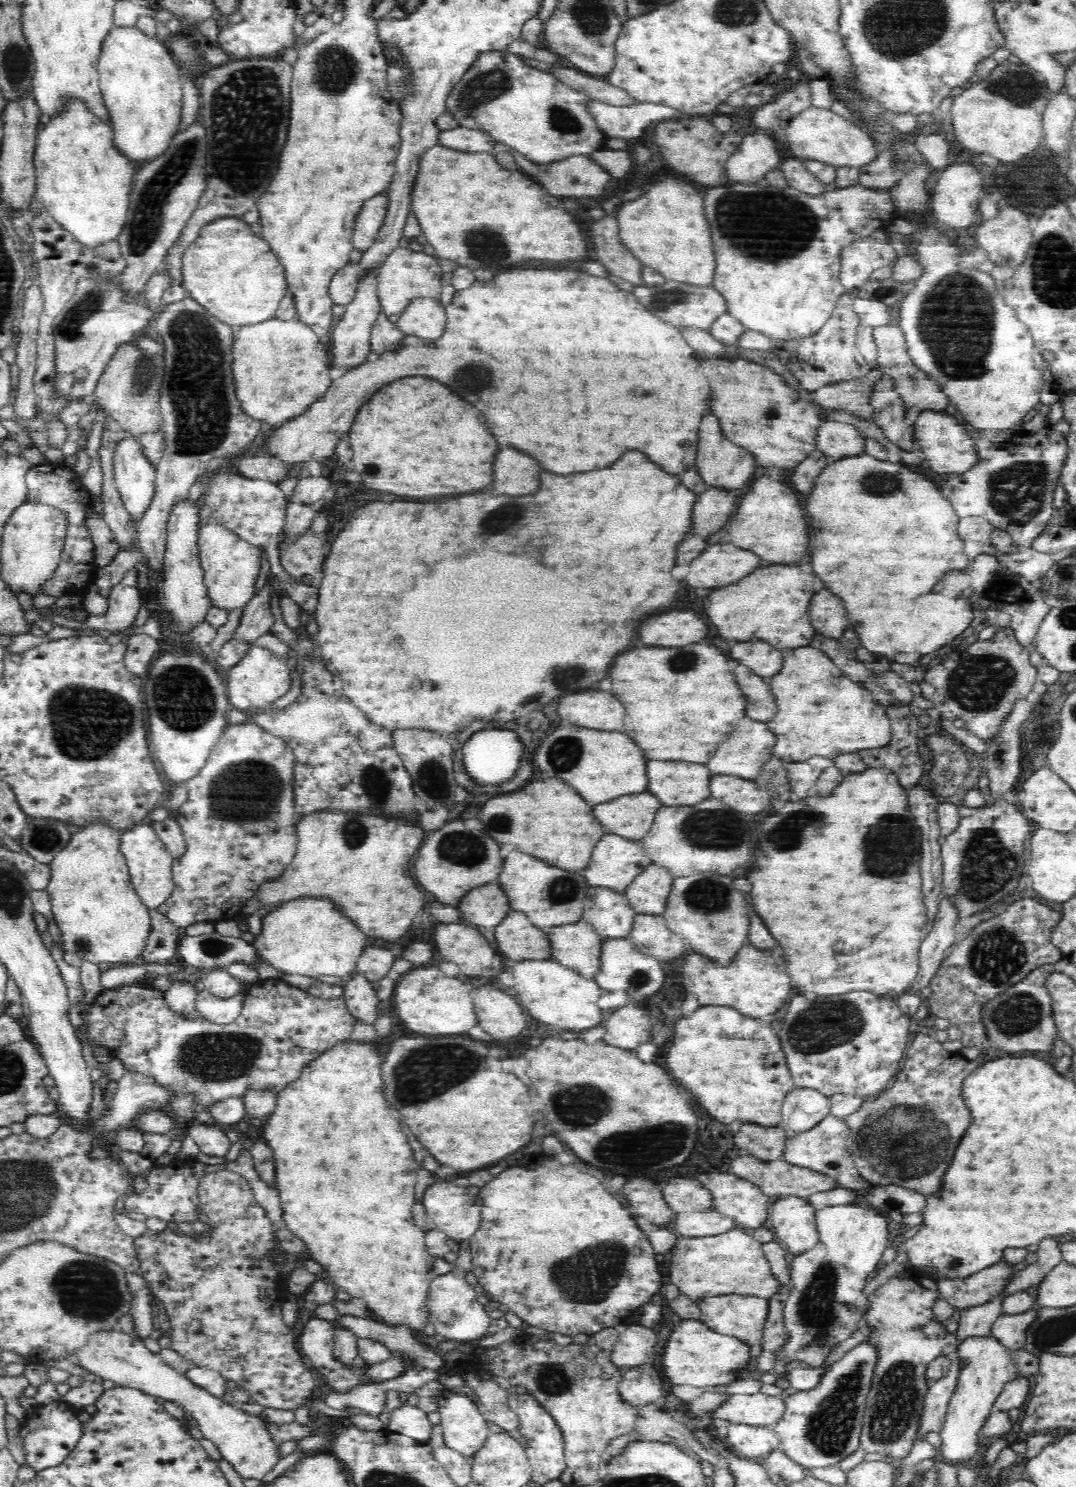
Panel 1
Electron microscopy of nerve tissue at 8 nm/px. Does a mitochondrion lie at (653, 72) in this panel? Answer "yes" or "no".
no

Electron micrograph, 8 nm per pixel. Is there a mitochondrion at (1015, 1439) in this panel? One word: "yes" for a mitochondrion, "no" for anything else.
no

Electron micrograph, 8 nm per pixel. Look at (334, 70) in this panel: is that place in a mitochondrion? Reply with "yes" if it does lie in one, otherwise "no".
yes

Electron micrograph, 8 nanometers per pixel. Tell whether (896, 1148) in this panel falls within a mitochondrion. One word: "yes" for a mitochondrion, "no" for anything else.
yes

